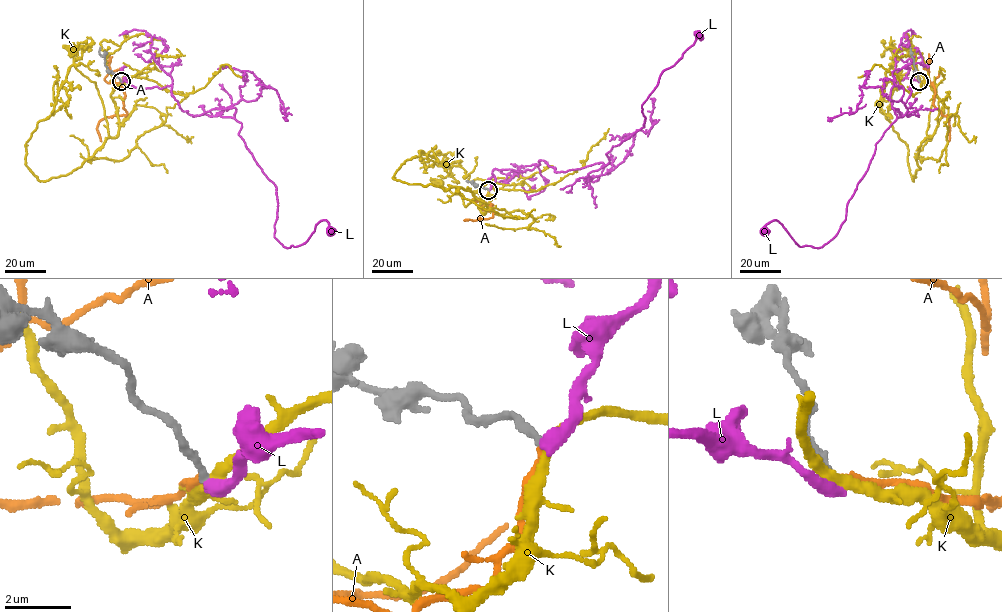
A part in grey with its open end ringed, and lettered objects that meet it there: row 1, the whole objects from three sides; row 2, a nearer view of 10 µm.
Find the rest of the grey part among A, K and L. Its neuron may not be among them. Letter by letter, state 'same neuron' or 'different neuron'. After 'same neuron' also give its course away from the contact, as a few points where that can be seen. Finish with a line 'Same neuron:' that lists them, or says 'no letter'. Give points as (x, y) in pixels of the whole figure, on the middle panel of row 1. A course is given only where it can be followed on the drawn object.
A: same neuron | via (488, 190), (481, 201), (492, 204), (493, 216), (469, 219)
K: different neuron
L: different neuron
Same neuron: A

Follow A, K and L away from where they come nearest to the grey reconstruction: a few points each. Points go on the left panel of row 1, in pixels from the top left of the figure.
A: (121, 81), (113, 83), (123, 89), (127, 114), (105, 117), (99, 122), (97, 132), (101, 141)
K: (121, 81), (110, 95), (115, 105), (119, 131), (115, 137), (110, 137), (95, 83), (75, 67), (72, 50)
L: (121, 81), (171, 85), (190, 115), (235, 108), (276, 188), (274, 236), (289, 248), (321, 220), (332, 230)

